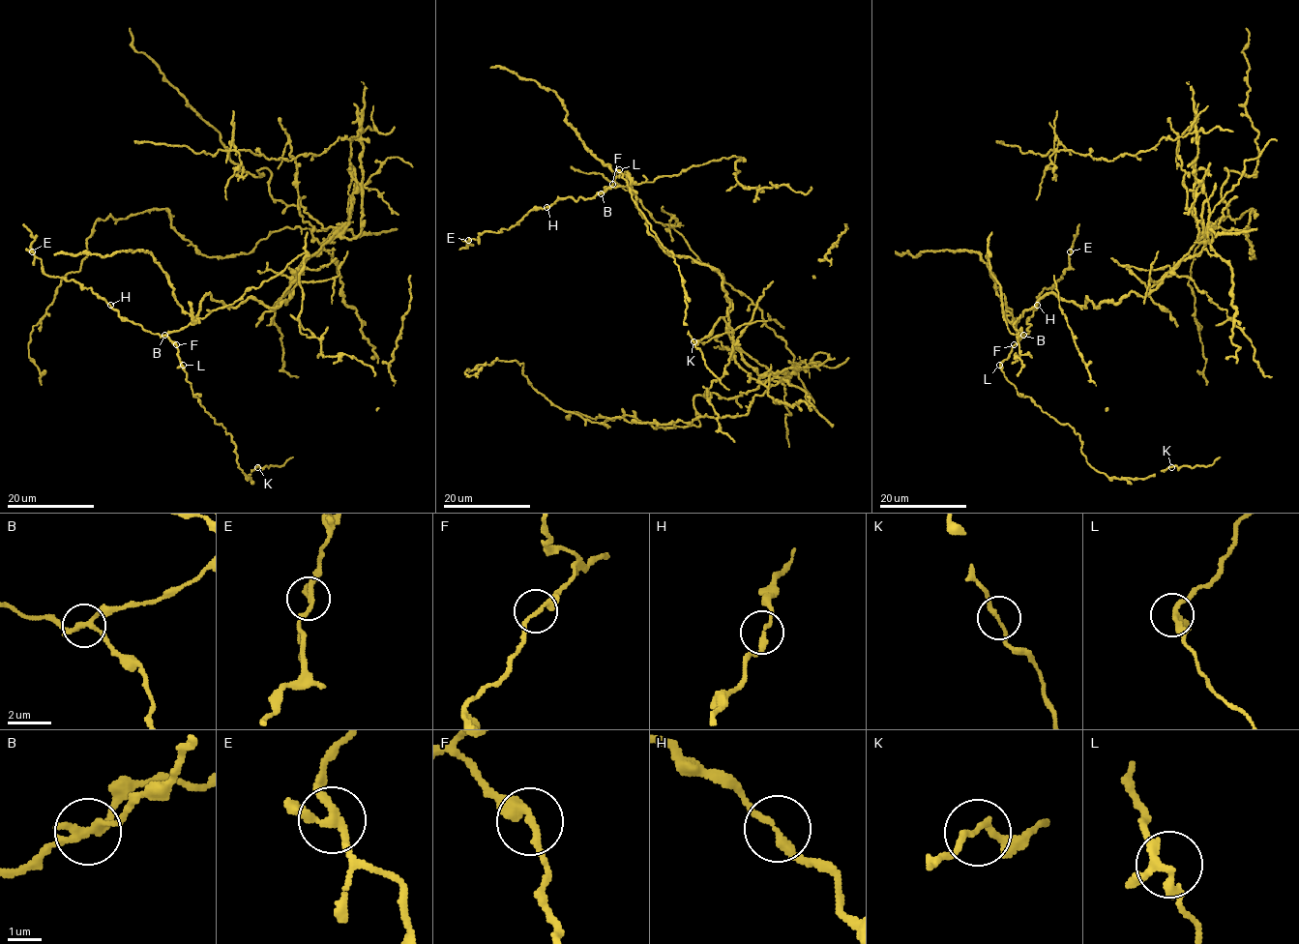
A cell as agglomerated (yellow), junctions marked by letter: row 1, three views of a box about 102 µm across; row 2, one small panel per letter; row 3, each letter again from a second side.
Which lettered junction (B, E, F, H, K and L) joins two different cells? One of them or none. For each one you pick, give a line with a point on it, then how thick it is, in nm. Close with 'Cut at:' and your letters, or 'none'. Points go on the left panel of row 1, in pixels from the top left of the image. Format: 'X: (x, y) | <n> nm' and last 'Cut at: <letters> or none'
B: (164, 335) | 200 nm
Cut at: B

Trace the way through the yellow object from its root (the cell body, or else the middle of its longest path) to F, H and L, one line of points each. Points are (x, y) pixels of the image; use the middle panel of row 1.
F: (729, 301), (715, 268), (668, 254), (647, 230), (630, 189), (609, 186), (603, 192), (612, 185)
H: (729, 301), (715, 268), (664, 251), (647, 230), (630, 189), (609, 186), (592, 197), (560, 197), (546, 206)
L: (729, 301), (715, 268), (664, 251), (647, 230), (630, 189), (609, 186), (603, 192), (619, 169)

